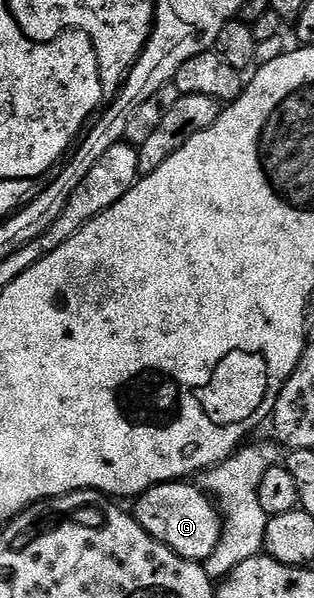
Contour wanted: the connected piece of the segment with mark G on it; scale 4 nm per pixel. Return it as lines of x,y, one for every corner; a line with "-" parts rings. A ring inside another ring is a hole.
170,482
157,484
136,497
131,514
163,546
167,546
177,556
185,560
204,562
219,546
222,534
222,516
218,505
208,492
193,482

